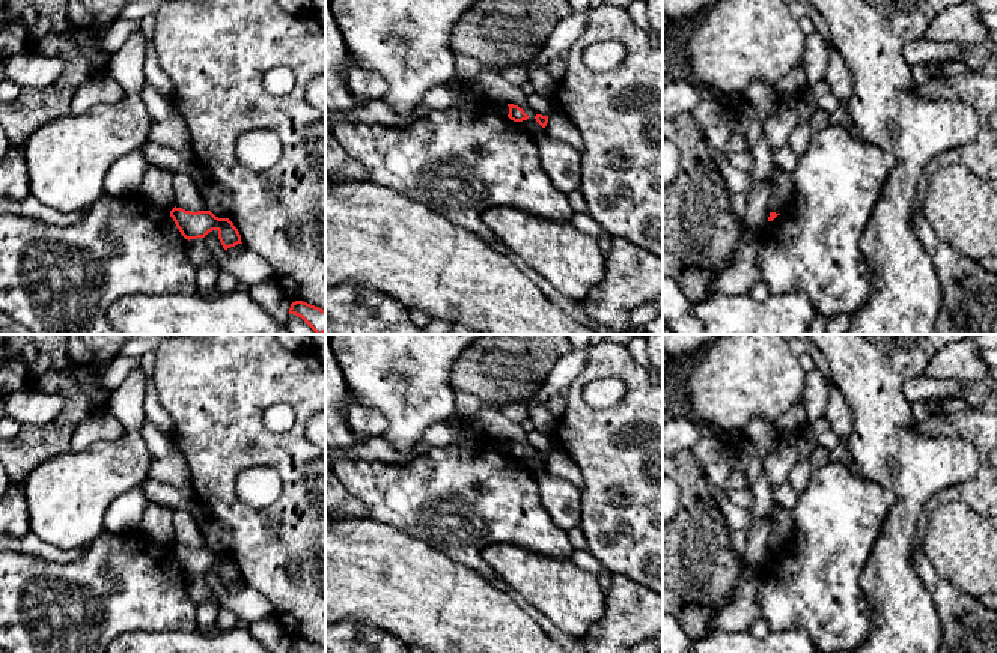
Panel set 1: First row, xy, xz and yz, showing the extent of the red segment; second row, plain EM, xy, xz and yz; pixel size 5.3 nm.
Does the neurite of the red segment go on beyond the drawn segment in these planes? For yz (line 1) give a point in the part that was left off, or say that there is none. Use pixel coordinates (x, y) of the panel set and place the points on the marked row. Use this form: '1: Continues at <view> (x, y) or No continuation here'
1: No continuation here

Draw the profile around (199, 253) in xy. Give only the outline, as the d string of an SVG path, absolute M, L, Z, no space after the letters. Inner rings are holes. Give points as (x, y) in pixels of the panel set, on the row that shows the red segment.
M203 238L197 239L190 239L188 241L188 248L187 248L190 260L196 265L200 266L208 262L217 262L214 253L209 250Z

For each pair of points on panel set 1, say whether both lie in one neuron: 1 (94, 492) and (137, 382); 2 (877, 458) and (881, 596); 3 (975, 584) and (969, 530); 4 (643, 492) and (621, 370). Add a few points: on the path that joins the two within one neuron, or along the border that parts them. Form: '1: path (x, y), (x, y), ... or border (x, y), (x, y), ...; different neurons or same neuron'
1: path (115, 465), (131, 449), (131, 410); same neuron
2: path (902, 492), (902, 518), (890, 561); same neuron
3: path (975, 570), (975, 557), (969, 551), (969, 543); same neuron
4: path (628, 462), (612, 434), (633, 400); same neuron

